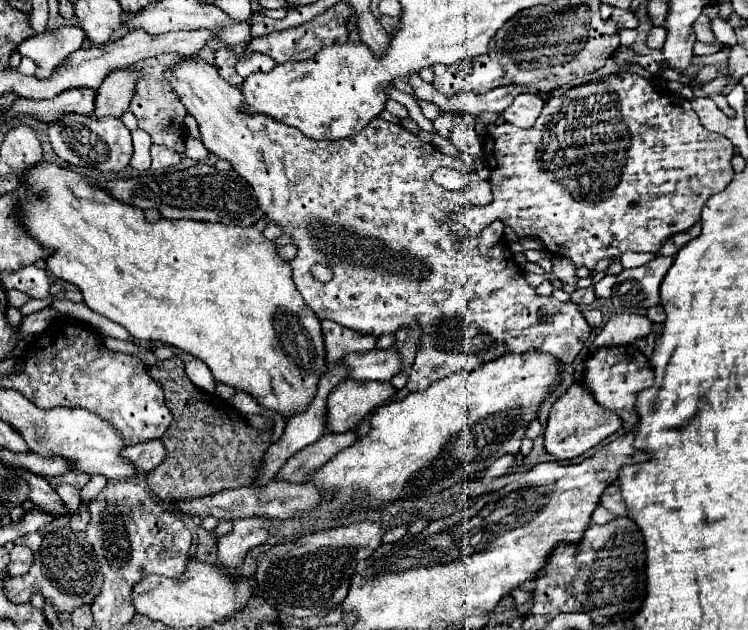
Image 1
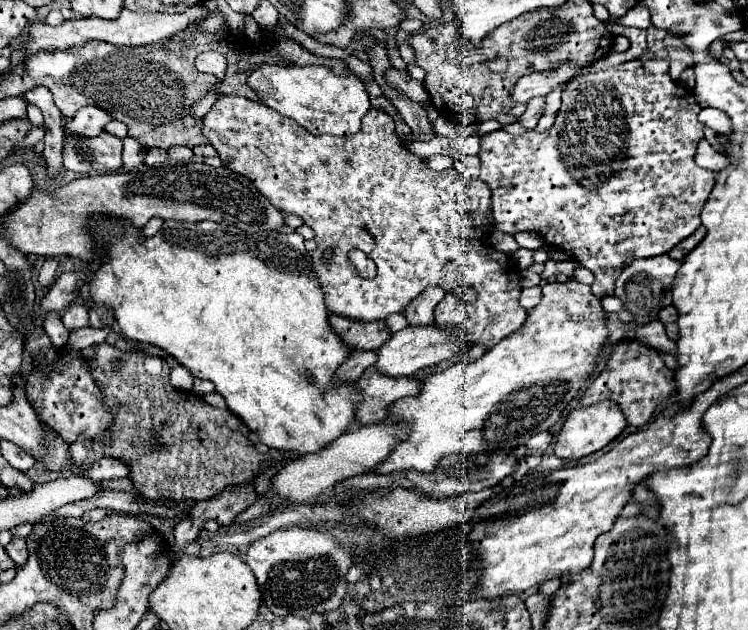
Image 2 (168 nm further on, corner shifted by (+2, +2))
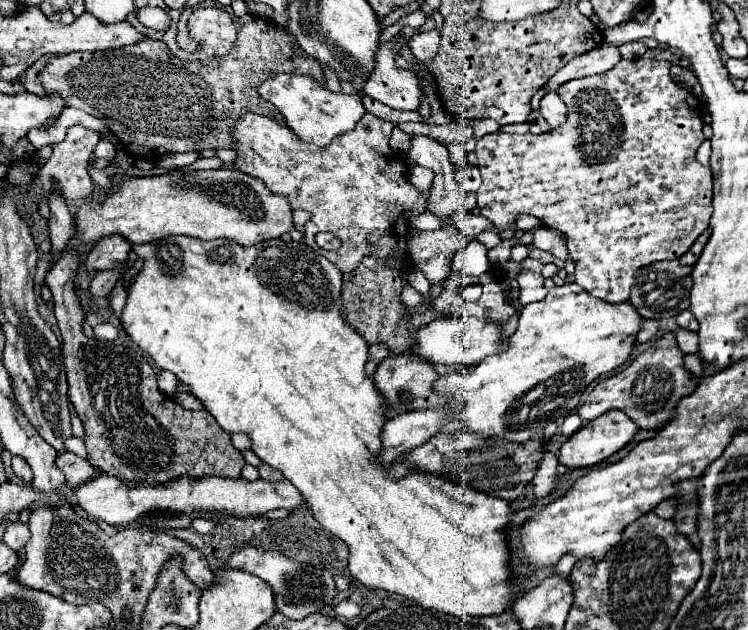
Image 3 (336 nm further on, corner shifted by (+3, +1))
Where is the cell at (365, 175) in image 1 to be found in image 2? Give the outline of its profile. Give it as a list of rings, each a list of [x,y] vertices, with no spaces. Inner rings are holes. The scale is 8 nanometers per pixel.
[[[221,95],[203,117],[203,135],[215,147],[227,169],[247,177],[279,211],[301,217],[315,231],[317,249],[311,253],[313,275],[321,283],[329,313],[353,321],[387,319],[387,315],[403,313],[415,297],[435,285],[445,291],[445,297],[435,307],[435,325],[443,329],[465,329],[469,347],[491,349],[525,325],[527,311],[519,303],[519,269],[509,255],[489,243],[491,225],[489,213],[485,211],[491,211],[491,189],[481,179],[461,177],[455,167],[441,173],[429,169],[427,159],[417,157],[403,145],[387,113],[375,107],[369,109],[357,135],[315,137],[259,101]],[[327,249],[333,251],[331,265],[323,265],[323,253]],[[351,249],[361,249],[377,263],[377,277],[373,281],[361,279],[353,271],[349,263]],[[457,287],[471,287],[477,293],[477,301],[461,301],[455,293]]]

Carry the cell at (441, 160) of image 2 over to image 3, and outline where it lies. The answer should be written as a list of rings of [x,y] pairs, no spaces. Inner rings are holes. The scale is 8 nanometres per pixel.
[[[414,166],[412,170],[410,170],[410,184],[418,190],[418,192],[428,192],[428,188],[430,188],[430,184],[432,184],[432,178],[434,178],[434,172],[430,170],[428,172],[428,168],[422,168],[422,166]]]

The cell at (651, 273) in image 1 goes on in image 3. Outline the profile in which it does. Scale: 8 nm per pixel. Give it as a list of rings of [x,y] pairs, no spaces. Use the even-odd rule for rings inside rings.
[[[666,260],[666,262],[654,262],[646,268],[640,268],[636,272],[636,284],[630,292],[630,302],[642,312],[644,318],[672,318],[680,312],[688,310],[690,306],[690,288],[692,288],[692,268],[682,266],[678,260]]]

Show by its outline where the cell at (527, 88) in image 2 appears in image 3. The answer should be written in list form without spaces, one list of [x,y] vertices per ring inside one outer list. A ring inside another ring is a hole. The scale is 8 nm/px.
[[[600,44],[598,48],[592,48],[590,52],[570,60],[564,68],[560,68],[544,86],[544,90],[558,90],[564,82],[574,78],[584,78],[592,74],[604,74],[612,70],[622,60],[620,50],[612,44]]]

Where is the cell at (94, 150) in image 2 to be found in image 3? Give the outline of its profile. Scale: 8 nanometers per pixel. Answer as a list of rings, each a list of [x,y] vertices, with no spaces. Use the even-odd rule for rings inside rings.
[[[100,140],[96,150],[94,150],[94,156],[104,158],[104,160],[112,160],[114,154],[116,154],[116,150],[114,150],[114,144],[110,140]]]

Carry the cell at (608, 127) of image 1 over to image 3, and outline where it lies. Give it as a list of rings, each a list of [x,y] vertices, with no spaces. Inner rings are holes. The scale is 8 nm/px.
[[[634,58],[634,60],[622,60],[618,66],[614,66],[606,74],[596,74],[588,76],[582,80],[570,80],[570,84],[562,84],[558,90],[562,100],[570,108],[570,116],[562,128],[554,128],[542,134],[488,134],[478,140],[476,144],[476,156],[478,156],[478,168],[482,174],[482,186],[478,190],[478,208],[480,214],[488,220],[494,222],[496,230],[504,230],[508,226],[516,224],[518,214],[530,214],[536,216],[544,226],[554,228],[566,236],[568,252],[570,258],[576,264],[576,284],[582,286],[586,292],[592,296],[606,300],[606,302],[624,302],[630,296],[630,288],[634,286],[634,274],[638,268],[648,266],[652,262],[660,260],[676,260],[684,256],[690,246],[696,242],[696,238],[708,228],[710,216],[712,216],[712,172],[710,168],[702,166],[696,160],[696,150],[704,142],[702,126],[704,122],[700,120],[700,102],[698,98],[688,92],[684,86],[676,84],[670,76],[670,62],[666,60],[656,60],[656,58]]]

